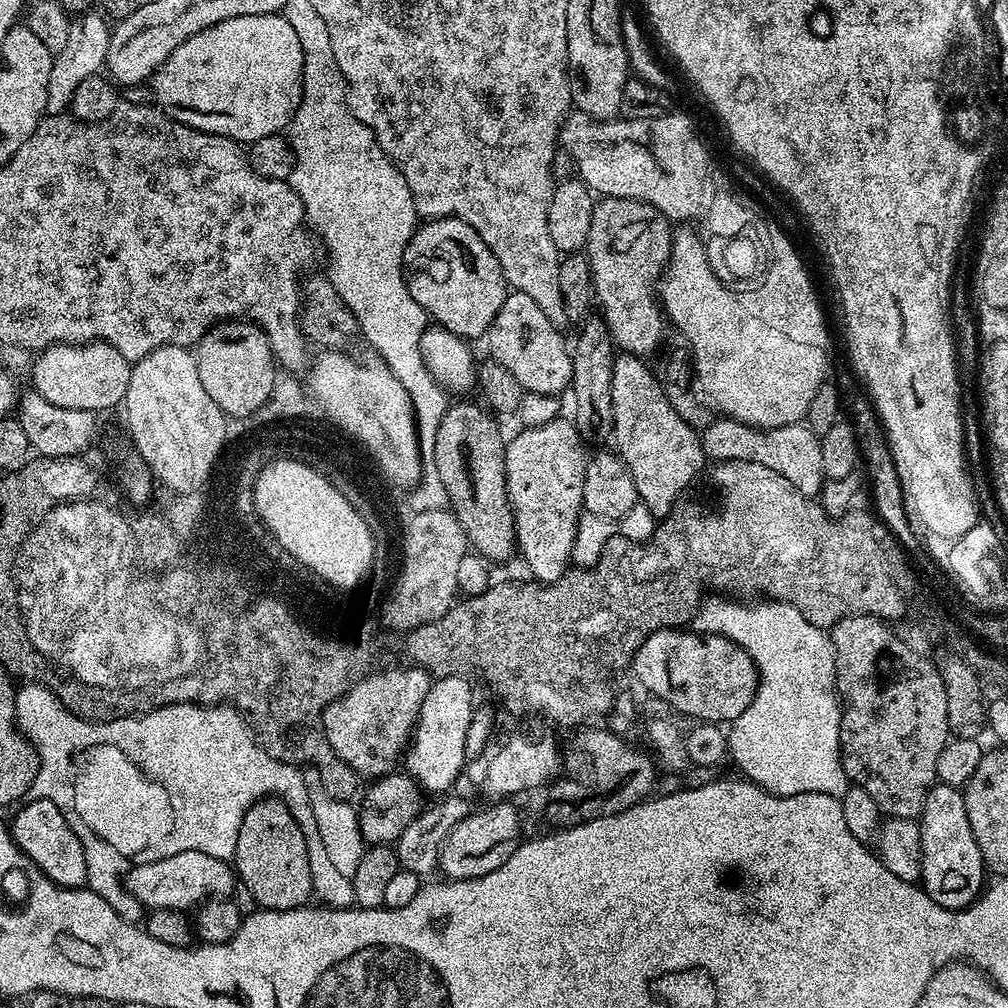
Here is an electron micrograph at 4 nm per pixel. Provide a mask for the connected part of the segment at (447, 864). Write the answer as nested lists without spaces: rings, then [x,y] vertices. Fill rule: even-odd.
[[[492,802],[489,808],[484,808],[481,812],[469,811],[468,816],[462,818],[462,822],[454,826],[454,830],[450,830],[440,851],[439,871],[444,872],[443,875],[450,880],[469,880],[482,874],[490,874],[490,870],[498,870],[498,866],[502,866],[502,862],[506,862],[506,858],[514,854],[516,845],[521,843],[521,840],[519,810],[512,805],[512,802]]]

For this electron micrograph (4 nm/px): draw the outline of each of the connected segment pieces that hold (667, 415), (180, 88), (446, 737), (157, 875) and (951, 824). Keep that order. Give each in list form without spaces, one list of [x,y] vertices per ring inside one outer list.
[[[620,354],[613,362],[613,424],[612,432],[616,436],[615,451],[624,460],[634,478],[639,503],[648,507],[647,515],[652,518],[669,516],[672,509],[681,503],[684,491],[696,480],[696,475],[706,465],[704,445],[697,429],[691,428],[686,421],[678,418],[674,406],[661,386],[657,373],[647,368],[641,357]]]
[[[273,14],[230,18],[194,34],[156,71],[150,92],[170,119],[209,132],[211,136],[225,136],[227,140],[251,146],[258,138],[283,133],[291,125],[303,86],[304,55],[298,34],[294,34],[294,26],[286,22],[283,14]]]
[[[462,676],[439,677],[426,694],[426,702],[422,702],[416,731],[406,753],[406,772],[417,781],[425,793],[447,793],[451,789],[448,787],[456,779],[461,779],[460,771],[463,770],[464,760],[466,761],[468,756],[466,730],[470,730],[474,711],[472,688],[468,684],[471,683]]]
[[[182,850],[161,860],[140,862],[140,865],[134,868],[127,873],[129,876],[128,880],[126,879],[126,887],[128,893],[148,910],[153,908],[192,910],[205,900],[231,897],[232,887],[237,887],[238,884],[238,877],[229,861],[219,860],[198,850]]]
[[[933,784],[926,794],[926,802],[918,817],[922,838],[922,862],[920,879],[924,892],[934,898],[938,906],[963,910],[981,895],[985,887],[986,869],[982,850],[974,842],[974,830],[970,830],[970,818],[966,818],[966,802],[961,789]]]

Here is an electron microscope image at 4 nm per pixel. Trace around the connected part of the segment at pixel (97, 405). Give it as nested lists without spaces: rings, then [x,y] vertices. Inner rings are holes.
[[[103,342],[87,344],[52,344],[35,357],[31,387],[46,402],[70,410],[86,410],[97,414],[103,408],[123,405],[126,386],[130,386],[132,364],[114,346]]]

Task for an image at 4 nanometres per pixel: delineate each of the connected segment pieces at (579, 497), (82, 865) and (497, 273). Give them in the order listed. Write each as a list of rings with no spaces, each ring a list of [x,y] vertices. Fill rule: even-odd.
[[[557,418],[554,422],[546,422],[546,426],[534,426],[533,428],[521,427],[516,437],[509,439],[504,446],[504,457],[506,458],[506,482],[508,483],[508,497],[512,502],[512,512],[516,515],[516,542],[519,555],[524,555],[528,568],[533,572],[535,579],[541,584],[553,584],[562,578],[572,564],[572,551],[574,550],[574,538],[578,530],[578,522],[585,511],[583,502],[583,482],[587,474],[588,460],[584,456],[585,441],[581,439],[580,432],[571,419]]]
[[[50,798],[35,799],[21,803],[15,809],[16,817],[10,820],[10,831],[17,846],[34,861],[40,872],[46,874],[55,884],[62,888],[85,887],[89,879],[90,858],[84,853],[84,843],[69,826],[63,808],[59,808]]]
[[[444,216],[440,220],[421,223],[412,233],[412,243],[408,245],[407,255],[411,259],[413,256],[416,260],[424,260],[424,268],[418,269],[416,277],[411,277],[410,280],[418,306],[422,306],[422,310],[447,332],[462,336],[469,342],[475,341],[475,336],[483,337],[494,322],[498,310],[502,310],[506,281],[503,270],[498,266],[498,258],[494,258],[490,246],[482,242],[474,226],[462,222],[456,216]]]

